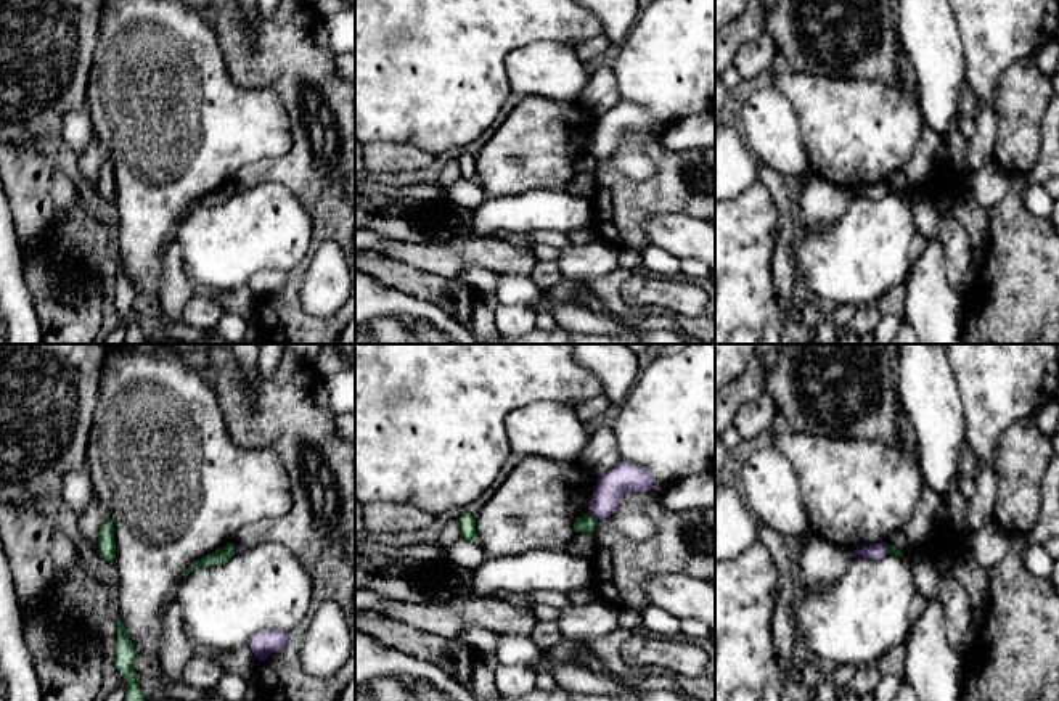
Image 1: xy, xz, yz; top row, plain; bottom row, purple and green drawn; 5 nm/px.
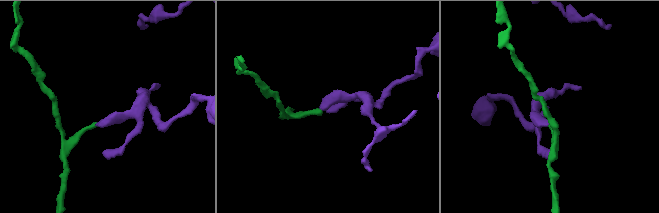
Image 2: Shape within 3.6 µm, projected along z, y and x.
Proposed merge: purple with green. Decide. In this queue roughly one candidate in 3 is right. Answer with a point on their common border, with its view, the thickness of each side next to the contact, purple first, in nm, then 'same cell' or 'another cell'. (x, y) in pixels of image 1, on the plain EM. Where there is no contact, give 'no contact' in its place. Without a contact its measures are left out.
meets purple in xz at (593, 155); 160 nm thick on the purple side, 90 nm on the other; another cell

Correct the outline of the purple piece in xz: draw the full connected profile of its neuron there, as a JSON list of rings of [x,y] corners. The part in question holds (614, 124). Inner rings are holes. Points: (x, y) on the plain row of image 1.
[[[620,101],[598,117],[588,153],[596,159],[609,158],[627,133],[651,127],[652,117],[641,105]]]

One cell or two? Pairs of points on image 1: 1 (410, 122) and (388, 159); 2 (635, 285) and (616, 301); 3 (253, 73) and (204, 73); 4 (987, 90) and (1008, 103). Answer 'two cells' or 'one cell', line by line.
1: two cells
2: two cells
3: two cells
4: two cells

